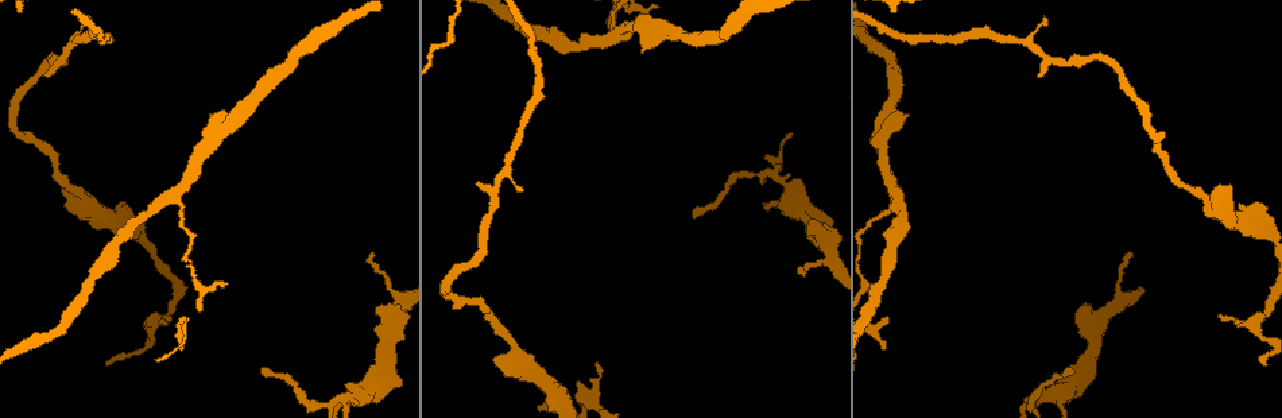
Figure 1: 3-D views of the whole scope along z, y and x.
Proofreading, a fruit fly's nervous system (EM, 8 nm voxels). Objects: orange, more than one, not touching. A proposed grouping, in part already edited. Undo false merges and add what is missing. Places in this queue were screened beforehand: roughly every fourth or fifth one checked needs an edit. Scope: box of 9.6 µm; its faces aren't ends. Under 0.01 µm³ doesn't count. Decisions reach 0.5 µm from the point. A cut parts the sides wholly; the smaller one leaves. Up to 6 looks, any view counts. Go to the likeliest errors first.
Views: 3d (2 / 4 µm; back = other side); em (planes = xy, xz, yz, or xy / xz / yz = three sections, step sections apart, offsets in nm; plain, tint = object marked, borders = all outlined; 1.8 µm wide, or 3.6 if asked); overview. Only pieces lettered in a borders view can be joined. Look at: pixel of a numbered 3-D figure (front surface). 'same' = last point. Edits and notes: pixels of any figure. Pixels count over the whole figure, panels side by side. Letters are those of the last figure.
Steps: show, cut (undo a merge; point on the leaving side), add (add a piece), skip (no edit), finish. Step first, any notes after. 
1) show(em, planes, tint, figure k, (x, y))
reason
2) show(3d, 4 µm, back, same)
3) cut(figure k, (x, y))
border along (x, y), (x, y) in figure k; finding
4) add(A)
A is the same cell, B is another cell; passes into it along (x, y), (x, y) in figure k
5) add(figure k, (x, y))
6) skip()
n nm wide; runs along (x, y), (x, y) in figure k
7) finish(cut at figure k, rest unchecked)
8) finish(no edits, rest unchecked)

show(em, planes, borders, figure 1, (344, 397))
three arms meet

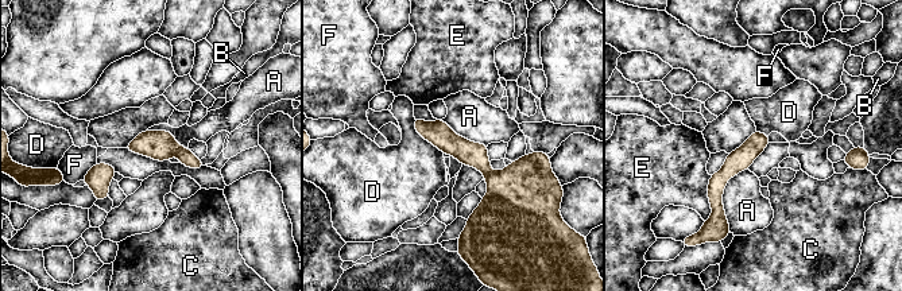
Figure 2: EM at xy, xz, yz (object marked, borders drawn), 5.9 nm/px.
skip()
A, B, C, D, E and F are other cells; runs along (417, 121), (492, 175), (533, 158) in figure 2; continuous, no second neuron

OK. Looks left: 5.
show(em, planes, borders, figure 1, (1218, 316))
branch stops here

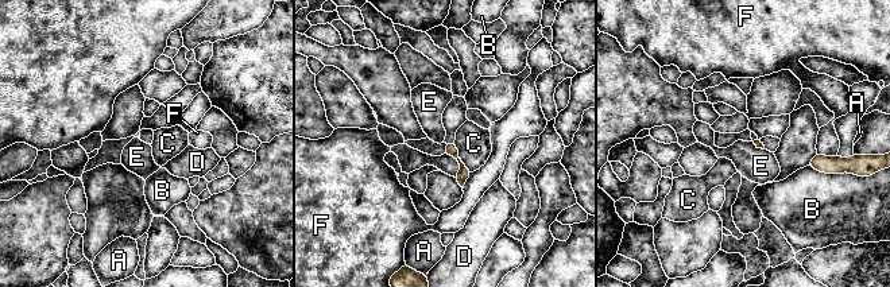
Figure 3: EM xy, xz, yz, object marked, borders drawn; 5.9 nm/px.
skip()
A, B, C, D, E and F are other cells; border along (749, 142), (763, 150) in figure 3; no lettered piece goes on from it

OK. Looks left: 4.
show(em, planes, borders, figure 1, (373, 252))
branch stops here

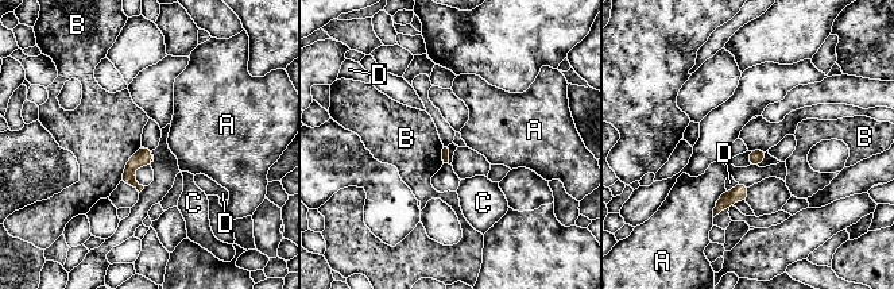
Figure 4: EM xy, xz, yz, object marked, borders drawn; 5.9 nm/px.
skip()
A, B, C and D are other cells; border along (140, 145), (128, 160), (120, 180) in figure 4; none of them fits

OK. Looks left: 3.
finish(no edits, rest unchecked)

